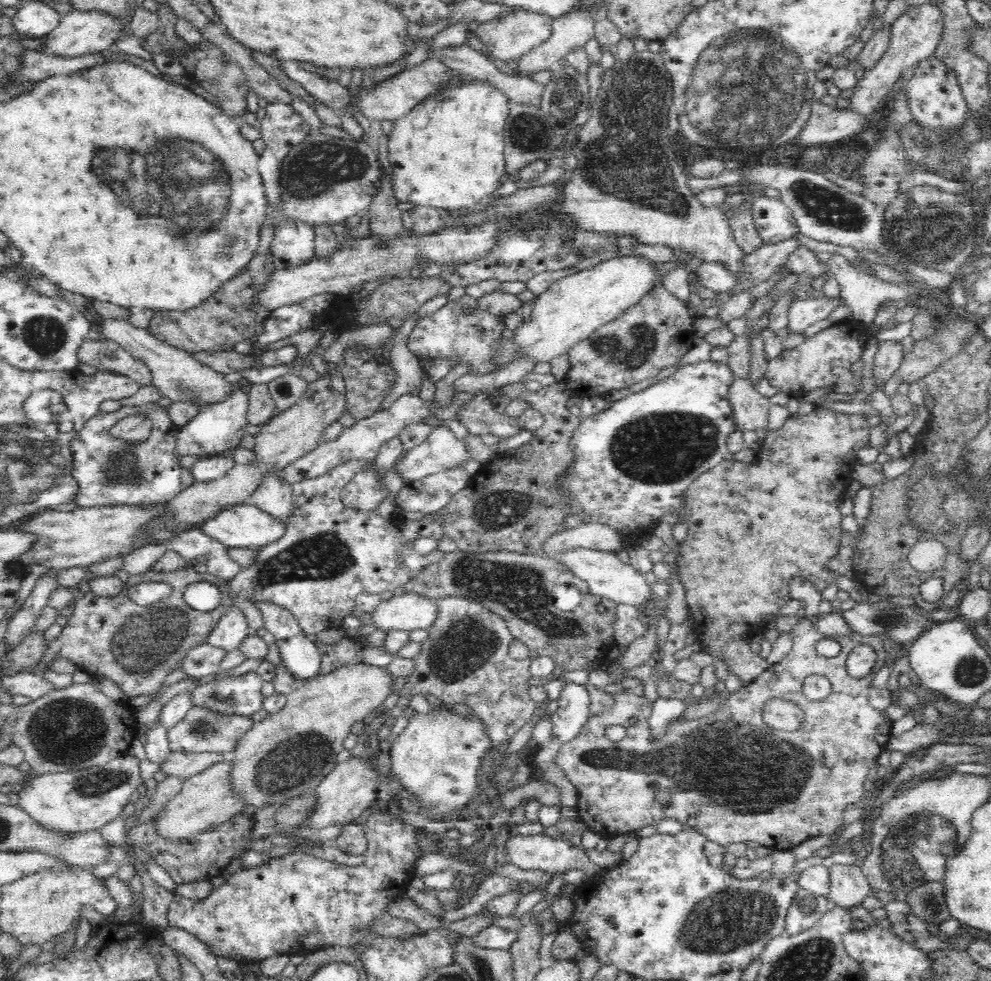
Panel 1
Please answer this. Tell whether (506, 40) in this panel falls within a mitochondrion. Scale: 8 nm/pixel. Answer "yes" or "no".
no

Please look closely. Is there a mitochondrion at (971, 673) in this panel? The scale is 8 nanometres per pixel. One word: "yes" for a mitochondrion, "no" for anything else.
yes

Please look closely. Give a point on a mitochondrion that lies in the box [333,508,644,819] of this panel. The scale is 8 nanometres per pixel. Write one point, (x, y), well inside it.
(521, 590)

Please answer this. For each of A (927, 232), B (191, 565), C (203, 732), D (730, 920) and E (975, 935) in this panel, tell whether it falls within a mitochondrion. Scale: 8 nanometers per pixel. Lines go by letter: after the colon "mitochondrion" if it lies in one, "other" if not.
A: mitochondrion
B: other
C: mitochondrion
D: mitochondrion
E: other

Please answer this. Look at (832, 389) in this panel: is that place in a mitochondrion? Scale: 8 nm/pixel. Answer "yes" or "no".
no

